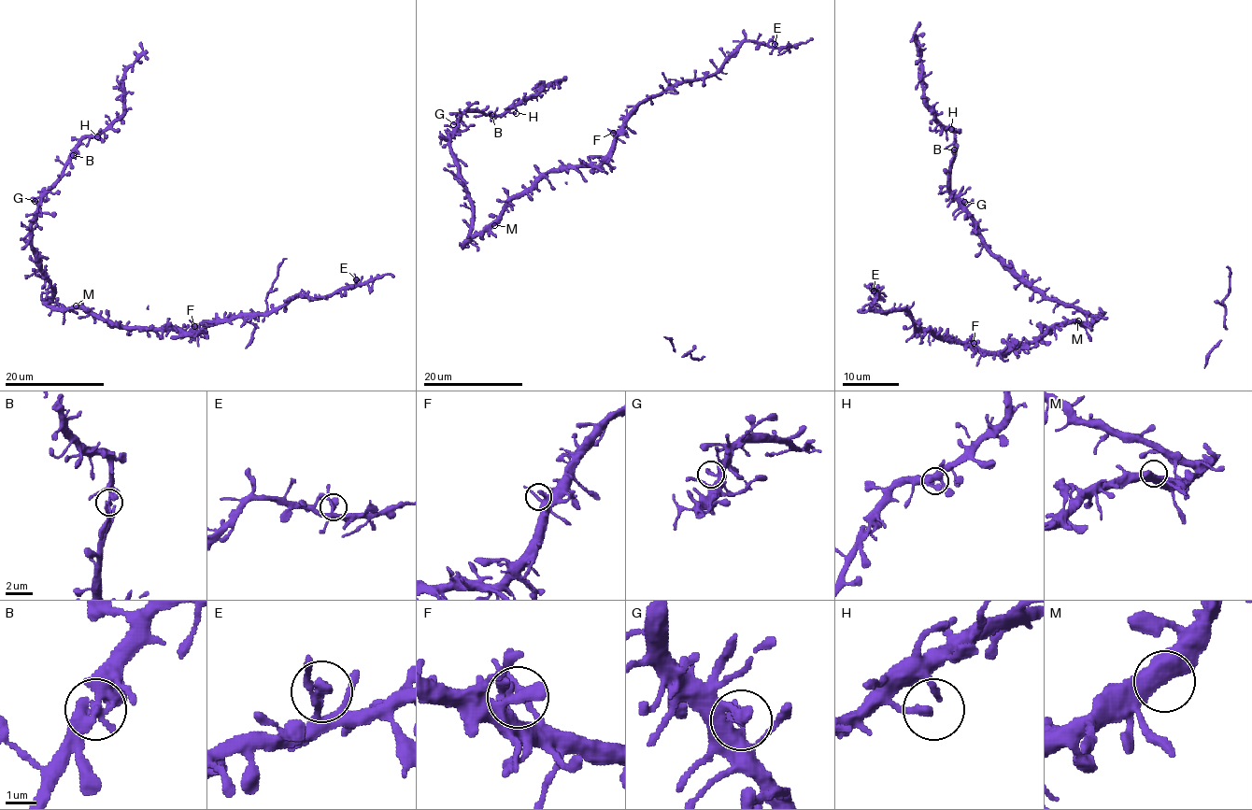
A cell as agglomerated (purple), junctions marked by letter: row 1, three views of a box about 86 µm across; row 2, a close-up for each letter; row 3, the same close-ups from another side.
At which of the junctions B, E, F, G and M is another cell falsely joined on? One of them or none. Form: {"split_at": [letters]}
{"split_at": []}

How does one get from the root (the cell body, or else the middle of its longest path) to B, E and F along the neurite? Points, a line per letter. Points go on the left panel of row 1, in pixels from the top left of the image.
B: (75, 308), (53, 308), (49, 305), (53, 291), (42, 275), (33, 246), (37, 203), (72, 155)
E: (75, 308), (127, 327), (194, 333), (221, 320), (277, 311), (296, 297), (333, 296), (356, 279)
F: (75, 308), (90, 309), (97, 316), (127, 327), (178, 328), (194, 333), (194, 326)

